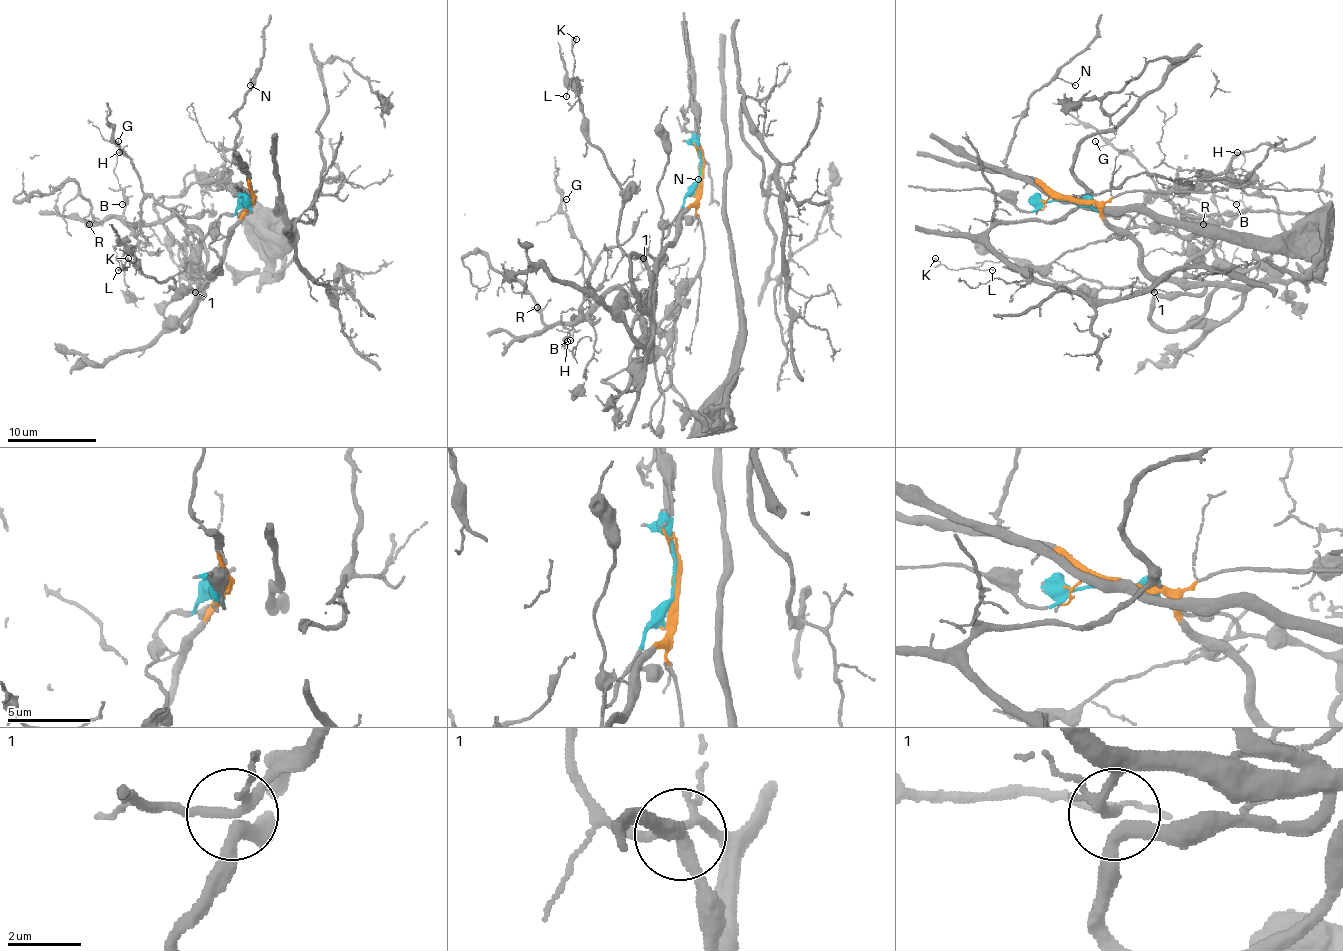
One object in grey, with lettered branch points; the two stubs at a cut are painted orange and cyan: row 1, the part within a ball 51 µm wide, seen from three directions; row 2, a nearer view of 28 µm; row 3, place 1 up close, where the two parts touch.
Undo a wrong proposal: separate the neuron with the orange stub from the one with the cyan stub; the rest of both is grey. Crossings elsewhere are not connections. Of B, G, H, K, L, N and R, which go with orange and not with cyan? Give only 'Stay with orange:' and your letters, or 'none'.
Stay with orange: K, L, N

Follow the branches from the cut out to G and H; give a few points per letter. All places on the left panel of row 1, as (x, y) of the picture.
G: (251, 200), (222, 216), (204, 236), (175, 216), (142, 223), (144, 194), (140, 176), (117, 147), (117, 140)
H: (251, 200), (222, 216), (204, 236), (175, 216), (137, 223), (122, 218), (126, 196), (113, 171), (120, 151)

